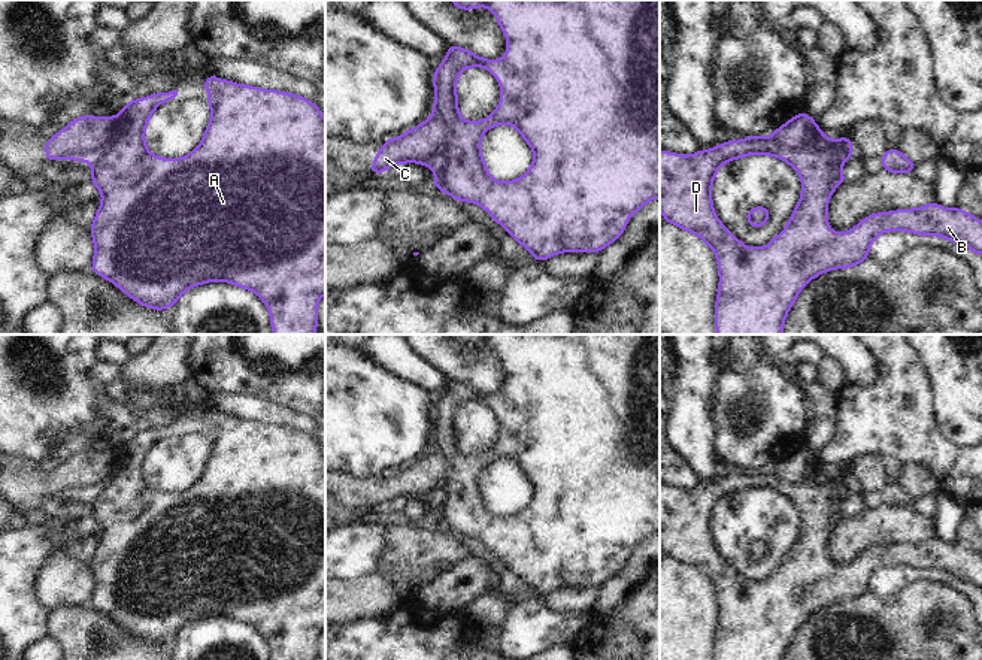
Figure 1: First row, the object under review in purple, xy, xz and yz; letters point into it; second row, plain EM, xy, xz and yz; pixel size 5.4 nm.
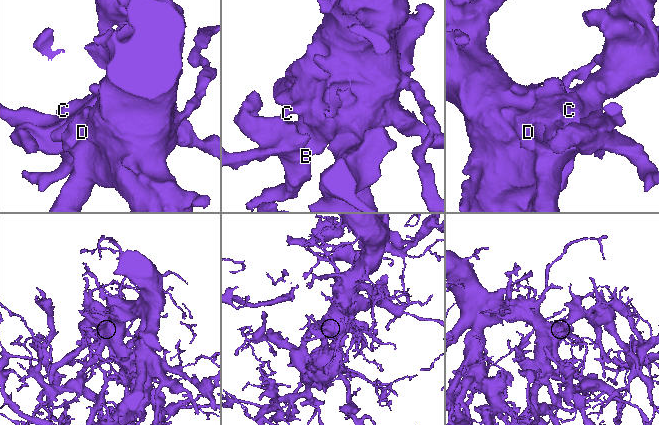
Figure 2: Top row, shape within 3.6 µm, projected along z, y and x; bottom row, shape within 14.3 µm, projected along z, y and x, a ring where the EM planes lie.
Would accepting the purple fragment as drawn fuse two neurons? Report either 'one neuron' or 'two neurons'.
two neurons

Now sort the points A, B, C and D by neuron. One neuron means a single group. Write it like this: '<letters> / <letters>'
A B D / C

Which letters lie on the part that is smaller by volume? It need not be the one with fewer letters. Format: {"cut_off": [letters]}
{"cut_off": ["C"]}

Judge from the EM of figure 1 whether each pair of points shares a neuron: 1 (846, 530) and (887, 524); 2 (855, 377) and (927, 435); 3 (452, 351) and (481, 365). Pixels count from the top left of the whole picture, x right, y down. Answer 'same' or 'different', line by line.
1: same
2: different
3: same

